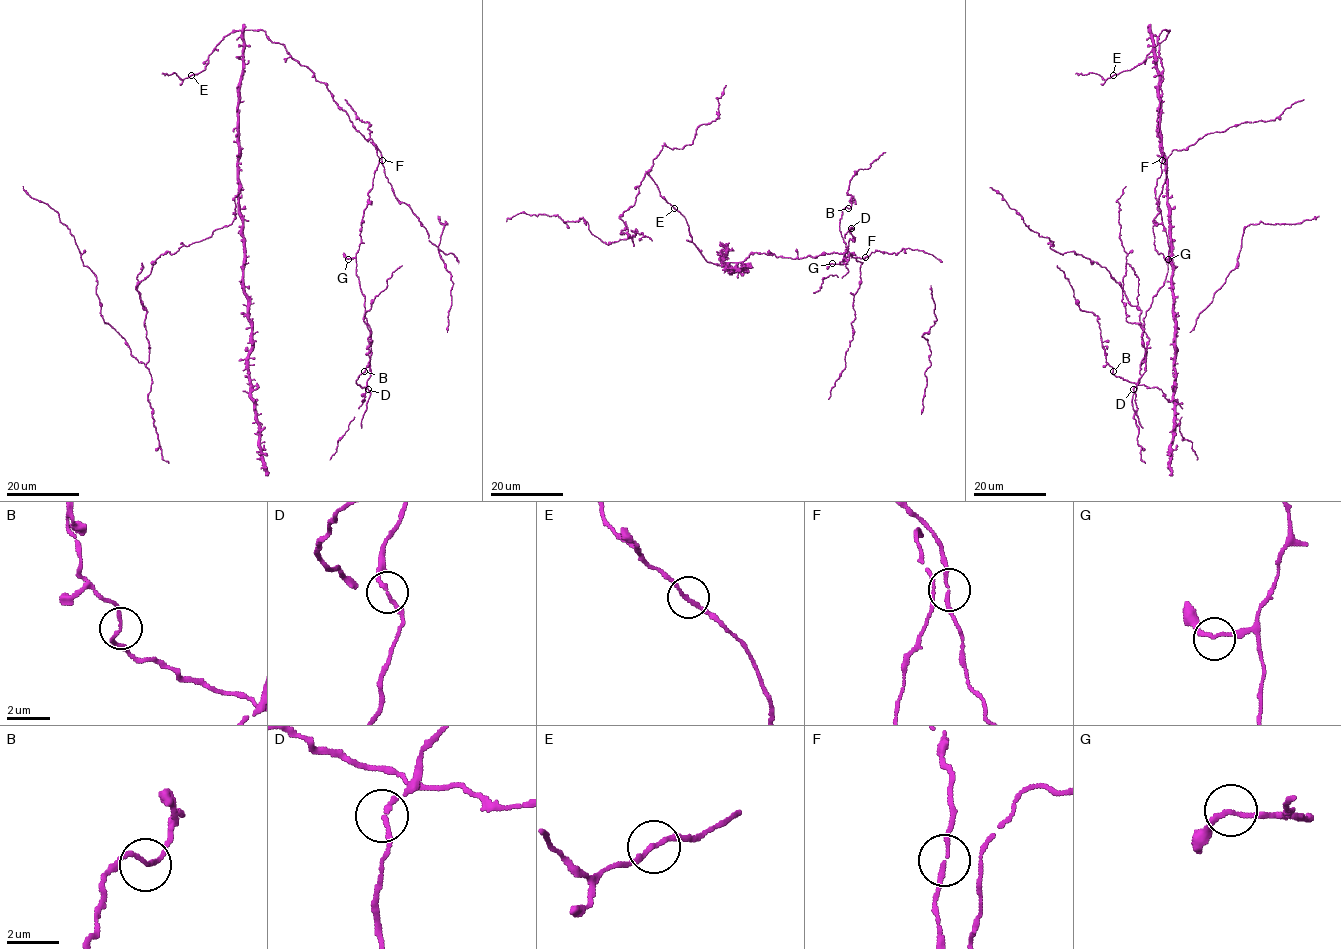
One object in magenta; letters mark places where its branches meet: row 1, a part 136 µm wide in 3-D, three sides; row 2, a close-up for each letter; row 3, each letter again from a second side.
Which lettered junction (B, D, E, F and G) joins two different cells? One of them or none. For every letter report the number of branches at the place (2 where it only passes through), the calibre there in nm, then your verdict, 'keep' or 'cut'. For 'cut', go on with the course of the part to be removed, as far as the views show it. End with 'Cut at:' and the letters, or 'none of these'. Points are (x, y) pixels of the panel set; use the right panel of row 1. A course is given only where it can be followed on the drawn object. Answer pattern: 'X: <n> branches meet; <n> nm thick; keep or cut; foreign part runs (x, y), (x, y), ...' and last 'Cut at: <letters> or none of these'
B: 2 branches meet; 150 nm thick; keep
D: 2 branches meet; 170 nm thick; keep
E: 2 branches meet; 180 nm thick; keep
F: 2 branches meet; 160 nm thick; keep
G: 2 branches meet; 160 nm thick; keep
Cut at: none of these

